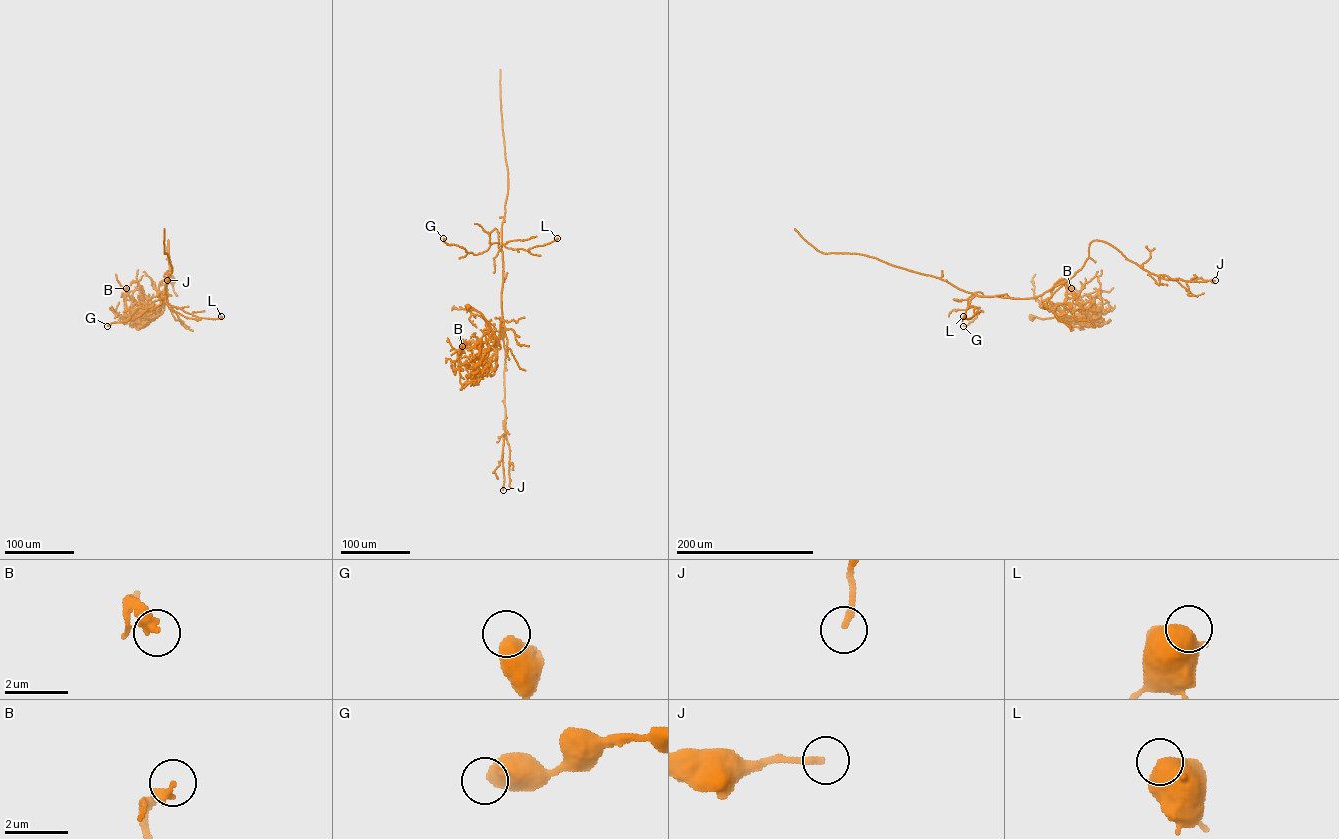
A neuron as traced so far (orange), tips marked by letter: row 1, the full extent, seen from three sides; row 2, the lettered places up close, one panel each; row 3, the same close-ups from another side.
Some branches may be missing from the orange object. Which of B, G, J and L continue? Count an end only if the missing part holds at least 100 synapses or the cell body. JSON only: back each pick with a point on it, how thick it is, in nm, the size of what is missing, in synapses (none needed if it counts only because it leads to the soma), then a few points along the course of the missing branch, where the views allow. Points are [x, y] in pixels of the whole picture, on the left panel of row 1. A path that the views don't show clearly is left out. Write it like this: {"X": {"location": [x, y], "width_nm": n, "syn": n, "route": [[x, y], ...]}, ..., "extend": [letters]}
{"extend": []}

